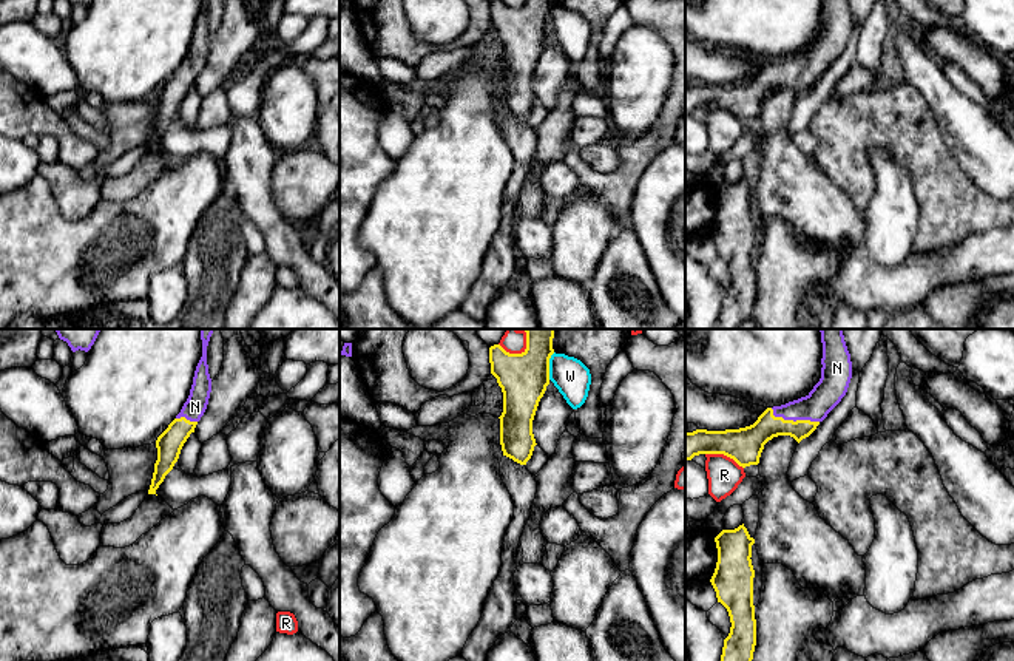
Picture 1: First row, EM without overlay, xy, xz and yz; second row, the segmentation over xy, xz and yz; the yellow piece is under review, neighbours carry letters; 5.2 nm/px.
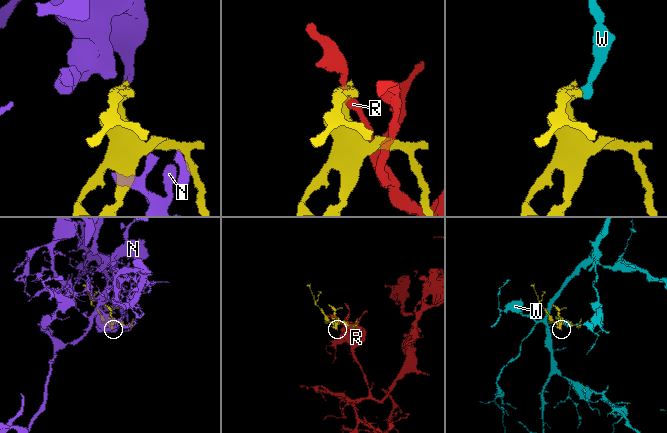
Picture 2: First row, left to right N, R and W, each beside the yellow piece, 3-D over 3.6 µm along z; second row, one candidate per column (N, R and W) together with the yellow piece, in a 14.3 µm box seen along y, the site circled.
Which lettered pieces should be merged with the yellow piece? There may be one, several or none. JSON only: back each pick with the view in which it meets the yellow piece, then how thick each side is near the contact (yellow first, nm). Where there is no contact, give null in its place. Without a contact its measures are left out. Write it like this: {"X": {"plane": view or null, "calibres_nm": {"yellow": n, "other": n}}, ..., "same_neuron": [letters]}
{"N": {"plane": "yz", "calibres_nm": {"yellow": 150, "other": 160}}, "same_neuron": ["N"]}

